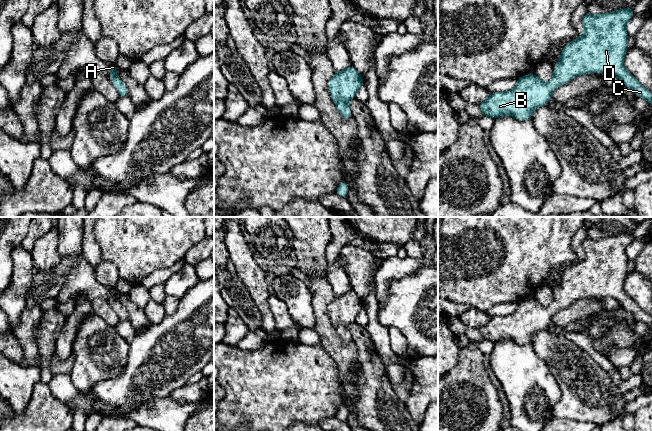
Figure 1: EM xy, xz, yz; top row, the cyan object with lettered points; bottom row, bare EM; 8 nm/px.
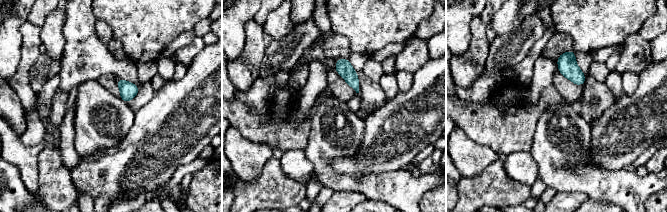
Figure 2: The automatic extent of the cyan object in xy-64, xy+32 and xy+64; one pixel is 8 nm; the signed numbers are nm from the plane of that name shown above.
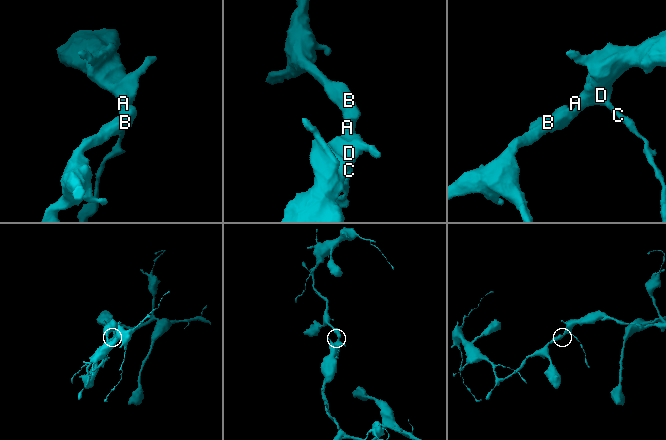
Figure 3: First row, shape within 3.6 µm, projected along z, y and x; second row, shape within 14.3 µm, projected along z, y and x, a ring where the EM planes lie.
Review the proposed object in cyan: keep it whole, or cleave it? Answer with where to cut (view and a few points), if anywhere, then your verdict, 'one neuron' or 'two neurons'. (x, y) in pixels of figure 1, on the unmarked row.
cut none; one neuron

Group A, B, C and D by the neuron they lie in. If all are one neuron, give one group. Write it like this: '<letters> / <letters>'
A B C D

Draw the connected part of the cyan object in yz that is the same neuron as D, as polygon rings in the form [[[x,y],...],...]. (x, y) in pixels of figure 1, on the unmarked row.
[[[625,232],[605,238],[588,238],[582,242],[584,258],[568,267],[561,276],[560,284],[554,290],[551,306],[543,306],[536,298],[518,302],[517,309],[509,316],[495,316],[479,328],[484,340],[493,343],[509,338],[518,344],[531,343],[533,335],[546,329],[552,322],[555,312],[571,305],[575,300],[589,297],[613,297],[624,308],[631,312],[636,320],[647,324],[652,329],[652,316],[645,313],[623,290],[624,280],[628,272],[626,247],[634,240],[634,232]]]

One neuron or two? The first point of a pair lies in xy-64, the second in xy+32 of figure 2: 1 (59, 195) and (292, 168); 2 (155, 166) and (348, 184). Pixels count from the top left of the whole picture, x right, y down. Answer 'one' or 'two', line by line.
1: two
2: two

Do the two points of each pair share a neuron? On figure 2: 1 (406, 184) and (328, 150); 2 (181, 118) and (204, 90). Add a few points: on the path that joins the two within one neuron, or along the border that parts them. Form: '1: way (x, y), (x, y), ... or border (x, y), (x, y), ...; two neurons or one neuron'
1: way (381, 186), (342, 183), (332, 175); one neuron
2: way (188, 111), (202, 97); one neuron

